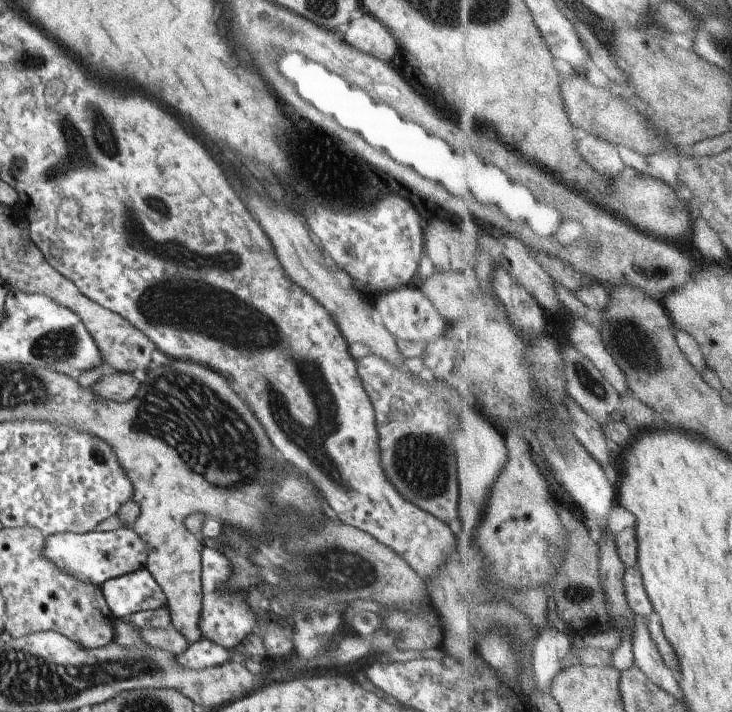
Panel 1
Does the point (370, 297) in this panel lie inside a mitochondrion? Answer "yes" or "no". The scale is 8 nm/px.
no

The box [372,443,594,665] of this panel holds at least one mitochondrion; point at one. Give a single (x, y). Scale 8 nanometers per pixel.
(576, 593)

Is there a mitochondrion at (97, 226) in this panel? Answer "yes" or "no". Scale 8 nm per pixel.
no

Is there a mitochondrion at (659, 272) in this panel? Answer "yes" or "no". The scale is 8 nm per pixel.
no

